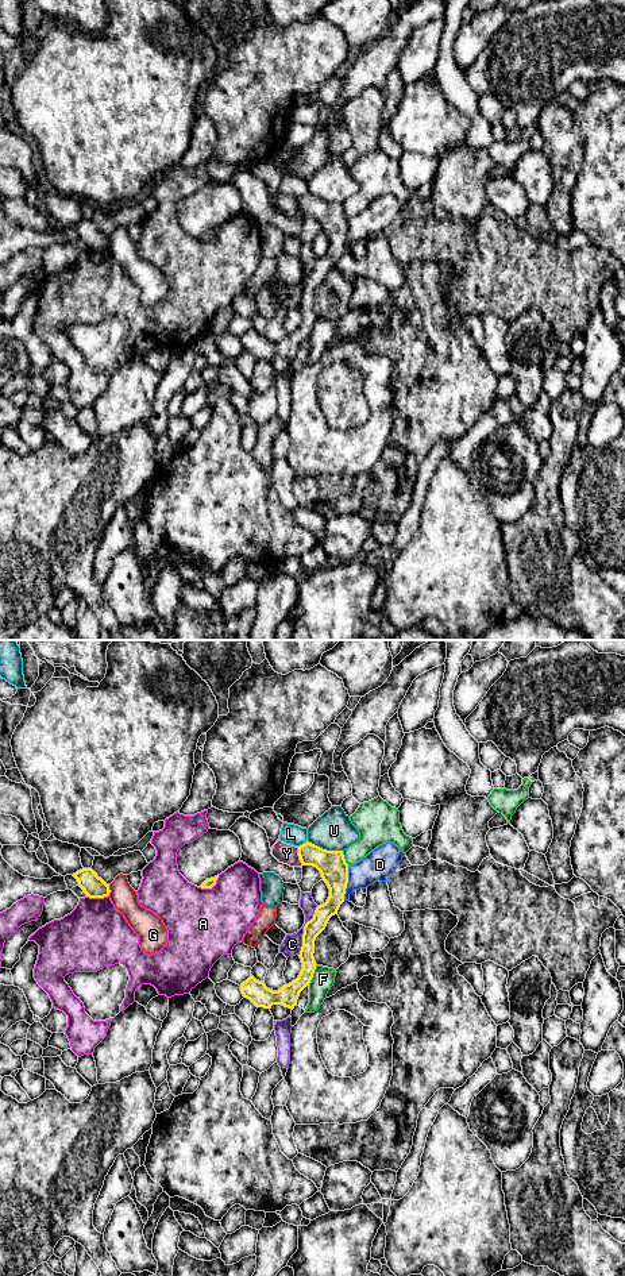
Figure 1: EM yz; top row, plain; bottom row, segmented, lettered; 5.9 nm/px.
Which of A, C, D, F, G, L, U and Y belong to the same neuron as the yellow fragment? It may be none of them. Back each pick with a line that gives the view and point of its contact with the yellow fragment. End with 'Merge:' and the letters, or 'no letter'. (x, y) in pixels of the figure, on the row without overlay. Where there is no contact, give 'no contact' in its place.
Merge: no letter

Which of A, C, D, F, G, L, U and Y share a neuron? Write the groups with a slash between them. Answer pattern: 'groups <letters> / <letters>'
groups A / C Y / D / F / G / L / U

